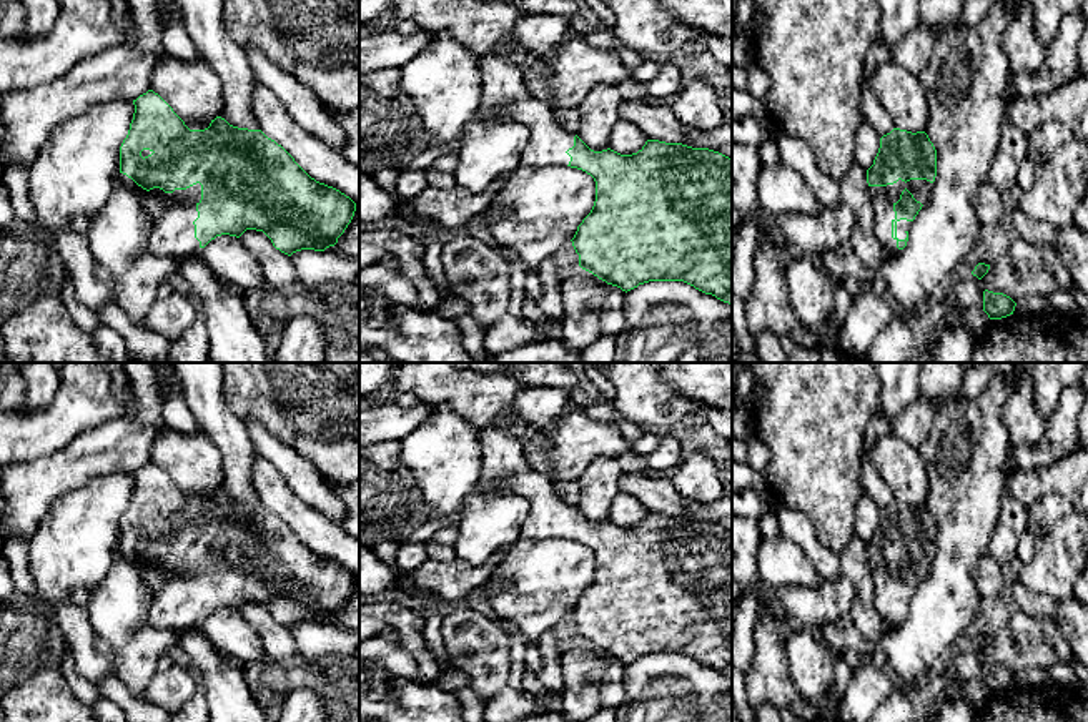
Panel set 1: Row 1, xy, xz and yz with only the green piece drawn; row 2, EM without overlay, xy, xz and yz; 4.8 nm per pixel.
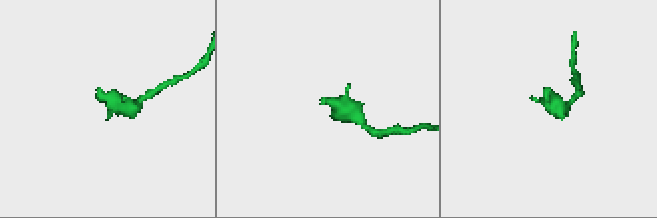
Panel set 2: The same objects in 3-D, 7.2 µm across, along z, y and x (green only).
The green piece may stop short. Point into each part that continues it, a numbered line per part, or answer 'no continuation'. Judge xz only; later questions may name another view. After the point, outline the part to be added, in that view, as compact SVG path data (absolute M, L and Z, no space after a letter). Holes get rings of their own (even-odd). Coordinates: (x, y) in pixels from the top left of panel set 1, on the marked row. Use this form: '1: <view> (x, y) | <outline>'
1: xz (503, 87) | M494 53L481 57L479 68L479 113L487 115L497 110L502 118L516 120L529 130L521 163L529 166L554 165L554 156L561 155L567 166L571 156L566 151L574 146L576 135L561 128L551 106L529 95L522 72L507 58Z

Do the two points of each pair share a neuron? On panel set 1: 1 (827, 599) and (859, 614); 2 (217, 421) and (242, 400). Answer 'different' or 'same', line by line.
1: different
2: different

